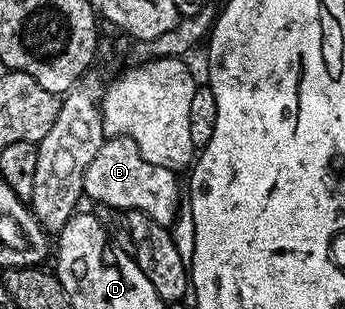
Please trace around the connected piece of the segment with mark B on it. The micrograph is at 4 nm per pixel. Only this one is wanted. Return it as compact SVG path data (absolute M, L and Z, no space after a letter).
M112 136L104 139L101 150L89 162L83 179L83 194L96 205L108 204L110 208L140 212L153 222L171 226L181 205L179 182L176 173L164 166L155 166L141 156L136 142L127 136Z

